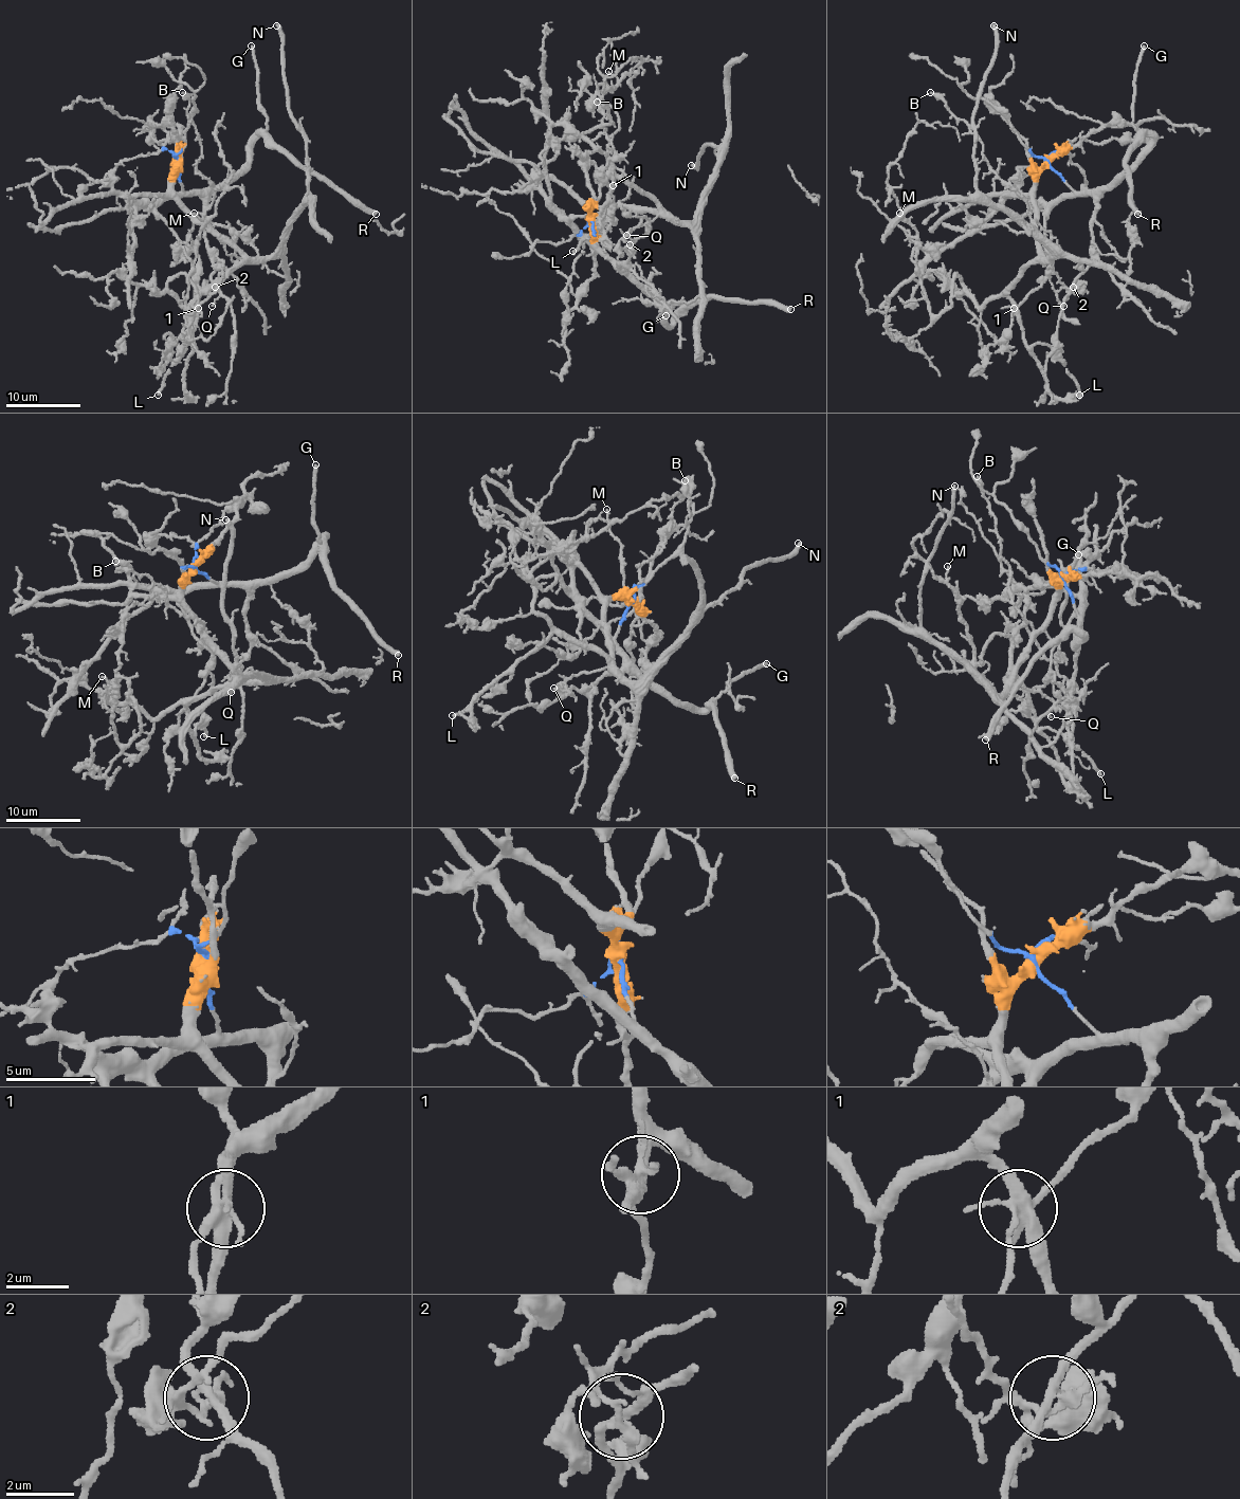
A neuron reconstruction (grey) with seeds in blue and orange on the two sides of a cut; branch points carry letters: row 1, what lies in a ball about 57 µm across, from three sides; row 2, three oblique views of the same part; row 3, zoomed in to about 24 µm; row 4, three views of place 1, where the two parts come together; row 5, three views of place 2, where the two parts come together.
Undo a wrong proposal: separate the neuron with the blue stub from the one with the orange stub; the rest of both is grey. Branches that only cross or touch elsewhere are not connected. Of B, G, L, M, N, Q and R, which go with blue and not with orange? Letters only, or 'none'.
G, Q, R

